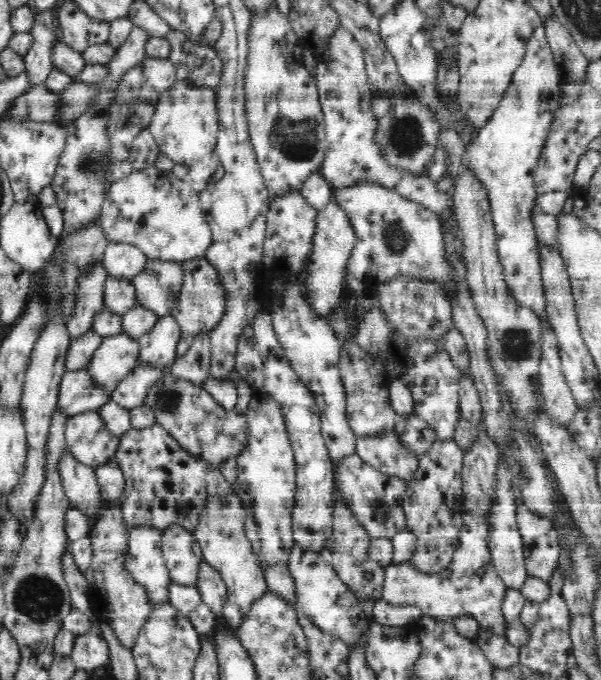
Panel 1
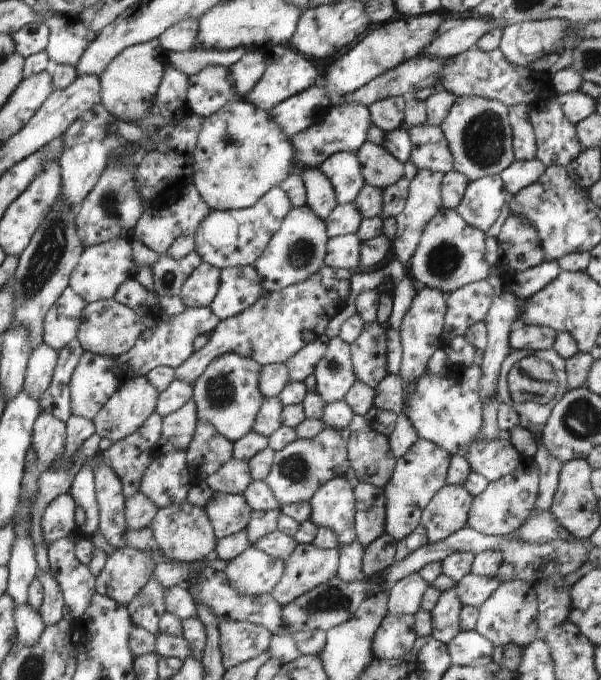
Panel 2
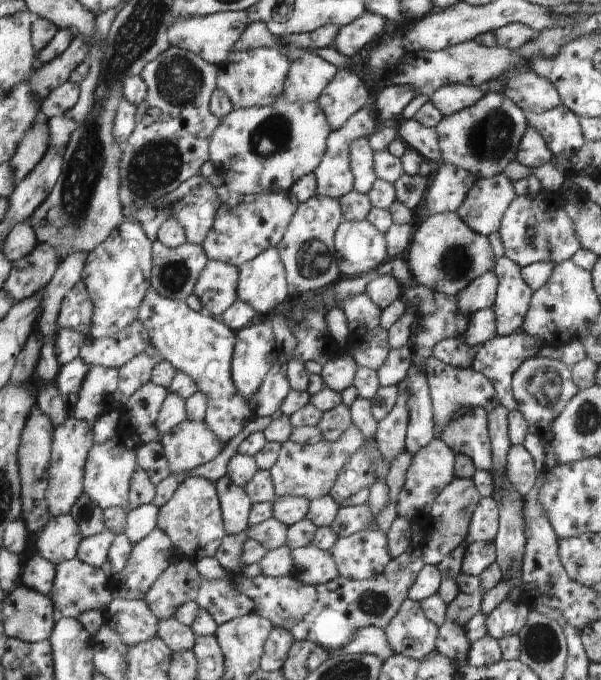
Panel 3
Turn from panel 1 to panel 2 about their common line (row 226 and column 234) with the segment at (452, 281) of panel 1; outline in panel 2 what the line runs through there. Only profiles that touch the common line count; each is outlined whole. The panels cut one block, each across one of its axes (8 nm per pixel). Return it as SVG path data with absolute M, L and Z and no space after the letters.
M236 352L226 353L215 360L194 386L194 398L198 400L201 420L212 423L232 443L241 441L246 434L253 432L256 416L265 400L260 388L263 369L256 360Z

